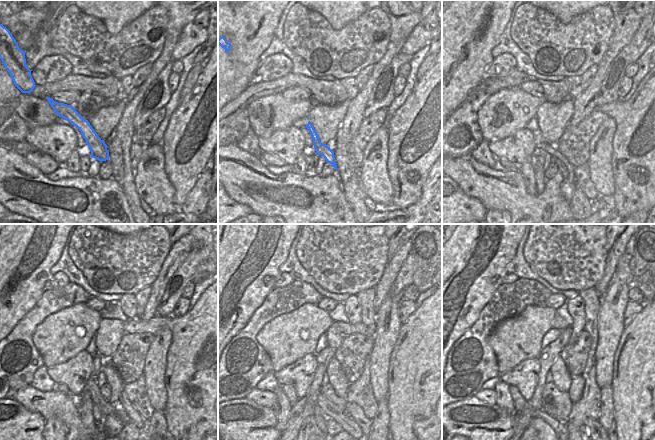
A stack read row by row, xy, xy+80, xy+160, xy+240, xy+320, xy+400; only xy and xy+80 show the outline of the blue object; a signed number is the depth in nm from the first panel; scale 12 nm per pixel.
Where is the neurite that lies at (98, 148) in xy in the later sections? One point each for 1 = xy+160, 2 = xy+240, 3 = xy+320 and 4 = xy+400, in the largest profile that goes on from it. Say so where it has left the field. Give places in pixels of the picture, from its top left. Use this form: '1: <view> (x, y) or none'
1: xy+160 (562, 167)
2: xy+240 (123, 402)
3: xy+320 (353, 410)
4: xy+400 (593, 426)

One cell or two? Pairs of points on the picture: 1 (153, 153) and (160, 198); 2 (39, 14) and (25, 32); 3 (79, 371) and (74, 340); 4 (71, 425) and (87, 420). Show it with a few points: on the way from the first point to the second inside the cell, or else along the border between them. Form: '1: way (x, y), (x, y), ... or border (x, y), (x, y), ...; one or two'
1: way (159, 164), (159, 187); one
2: way (35, 18), (25, 28); one
3: border (85, 350), (64, 362), (55, 364); two
4: border (77, 407), (81, 423), (85, 427), (97, 429); two

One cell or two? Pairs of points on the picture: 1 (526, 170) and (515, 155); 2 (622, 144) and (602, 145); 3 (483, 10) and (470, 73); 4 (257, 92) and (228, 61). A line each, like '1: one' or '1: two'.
1: two
2: two
3: one
4: two

